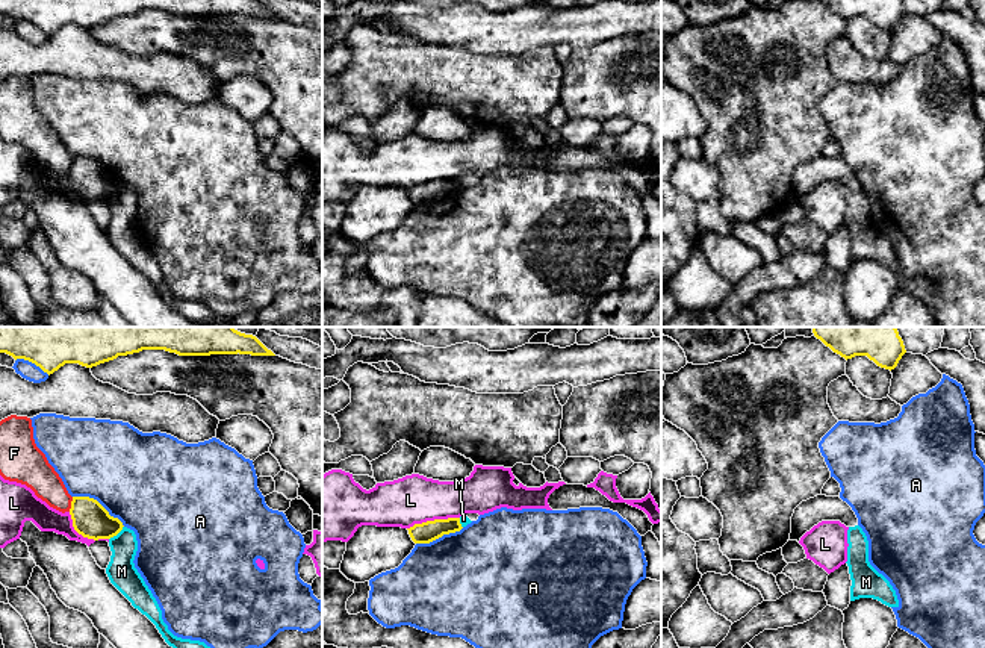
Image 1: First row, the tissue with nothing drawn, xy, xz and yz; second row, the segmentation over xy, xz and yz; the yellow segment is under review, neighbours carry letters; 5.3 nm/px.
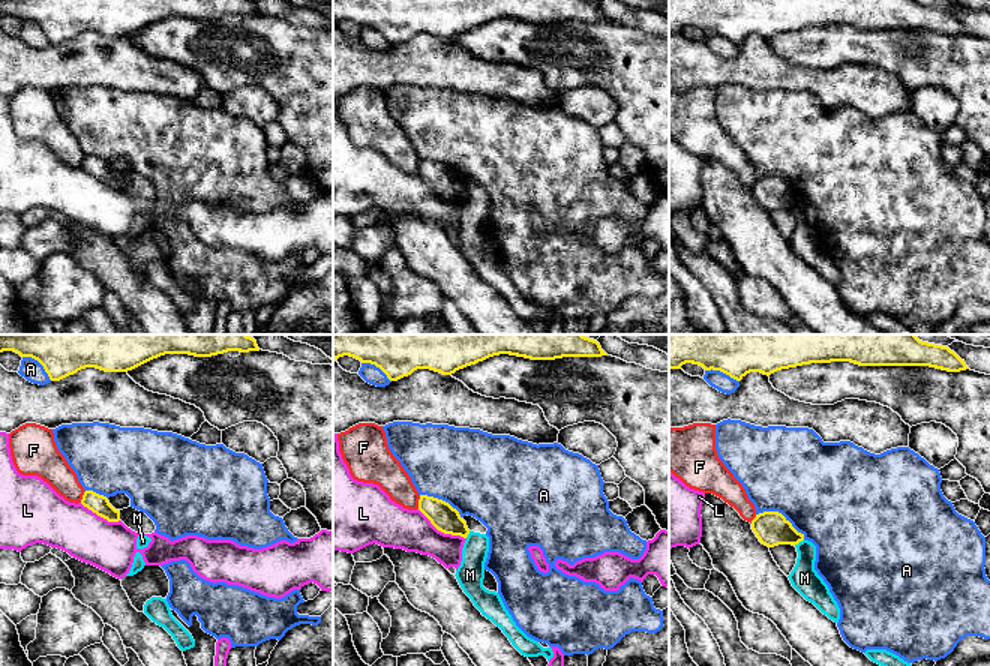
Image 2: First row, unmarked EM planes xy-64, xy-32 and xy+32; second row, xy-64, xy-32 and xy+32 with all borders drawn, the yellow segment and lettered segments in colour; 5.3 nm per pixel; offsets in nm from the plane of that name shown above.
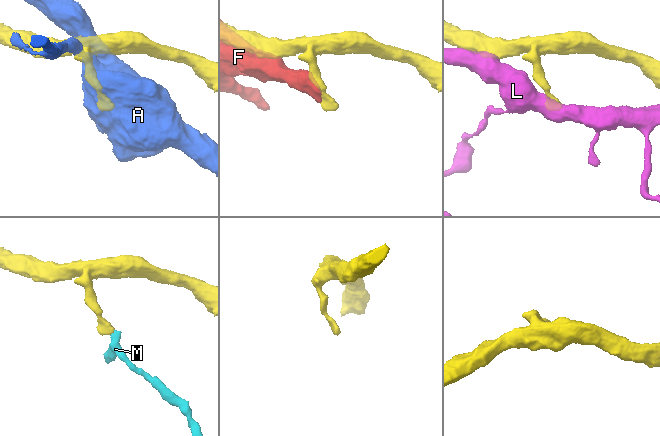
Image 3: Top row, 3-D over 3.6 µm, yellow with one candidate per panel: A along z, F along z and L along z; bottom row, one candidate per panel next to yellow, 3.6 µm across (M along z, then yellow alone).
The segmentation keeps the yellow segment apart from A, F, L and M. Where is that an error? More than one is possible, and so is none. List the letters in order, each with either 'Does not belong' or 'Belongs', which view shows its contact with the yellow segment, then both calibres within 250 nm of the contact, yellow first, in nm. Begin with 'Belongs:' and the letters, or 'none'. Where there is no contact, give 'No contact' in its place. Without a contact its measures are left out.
Belongs: none
A: Does not belong. Touches yellow in xy. Thickness 190 nm (yellow) against 480 nm
F: Does not belong. Touches yellow in xy. Thickness 190 nm (yellow) against 170 nm
L: Does not belong. Touches yellow in xz. Thickness 110 nm (yellow) against 260 nm
M: Does not belong. Touches yellow in xy. Thickness 190 nm (yellow) against 150 nm

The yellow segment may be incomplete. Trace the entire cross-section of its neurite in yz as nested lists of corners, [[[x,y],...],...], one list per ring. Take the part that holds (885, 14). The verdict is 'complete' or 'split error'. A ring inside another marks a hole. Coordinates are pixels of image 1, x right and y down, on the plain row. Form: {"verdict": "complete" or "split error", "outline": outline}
{"verdict": "complete", "outline": [[[820,0],[841,18],[867,17],[878,27],[894,30],[906,14],[902,0]]]}

